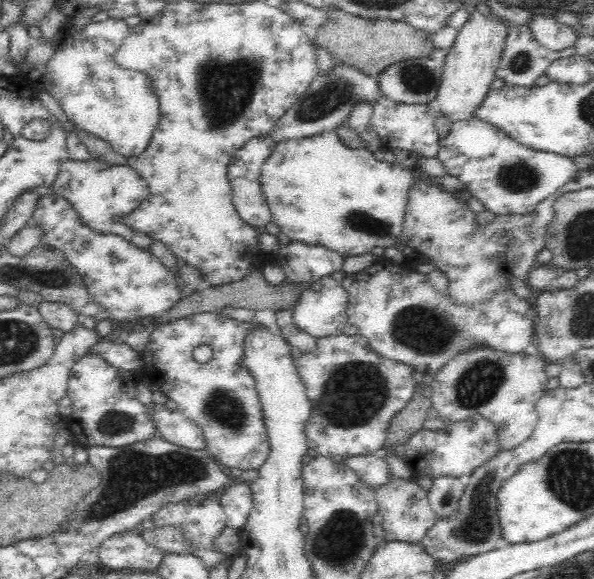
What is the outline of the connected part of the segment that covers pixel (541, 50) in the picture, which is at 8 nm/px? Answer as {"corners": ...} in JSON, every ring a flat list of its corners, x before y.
{"corners":[[508,24,495,78,514,86,529,87,552,62,572,55,573,51,554,52,542,46,528,25]]}

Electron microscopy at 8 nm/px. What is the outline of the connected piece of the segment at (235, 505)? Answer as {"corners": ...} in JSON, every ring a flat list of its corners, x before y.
{"corners":[[231,482,219,492,220,504,227,516,227,528,240,530,250,518,254,501,248,482]]}

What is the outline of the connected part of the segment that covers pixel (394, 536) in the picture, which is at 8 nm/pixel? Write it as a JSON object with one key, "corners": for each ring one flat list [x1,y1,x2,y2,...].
{"corners":[[395,475,391,481,375,491,377,511,383,518,383,542,407,542,408,544,422,545,428,530,436,524,438,518,429,505,427,494,416,484,415,478,408,480,399,479]]}

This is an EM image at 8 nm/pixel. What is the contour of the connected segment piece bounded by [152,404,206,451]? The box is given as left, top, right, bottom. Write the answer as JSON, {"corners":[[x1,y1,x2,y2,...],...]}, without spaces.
{"corners":[[165,405,155,406,153,422,164,440,190,450,205,451,203,431,180,411,170,411]]}

